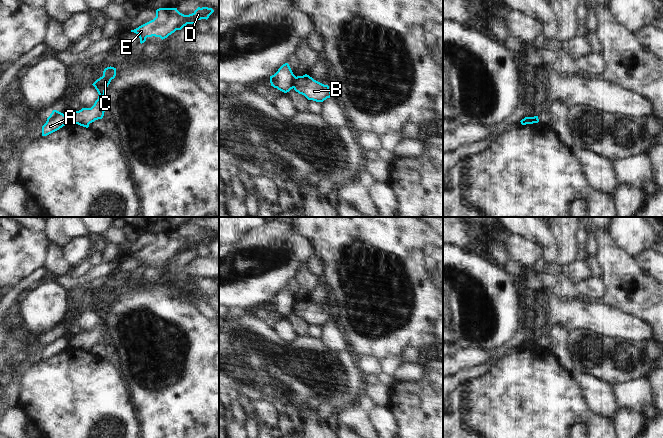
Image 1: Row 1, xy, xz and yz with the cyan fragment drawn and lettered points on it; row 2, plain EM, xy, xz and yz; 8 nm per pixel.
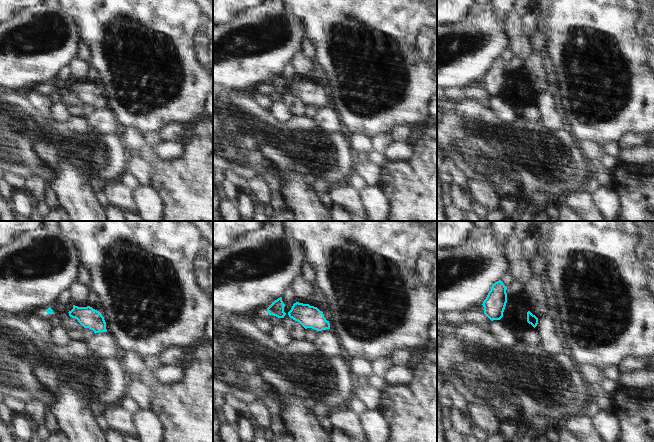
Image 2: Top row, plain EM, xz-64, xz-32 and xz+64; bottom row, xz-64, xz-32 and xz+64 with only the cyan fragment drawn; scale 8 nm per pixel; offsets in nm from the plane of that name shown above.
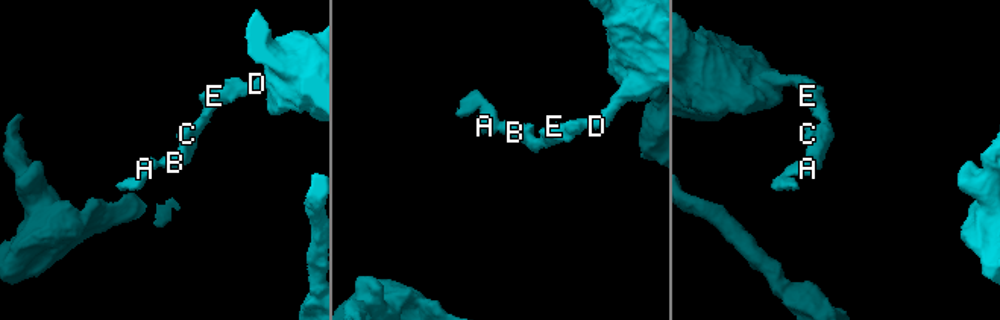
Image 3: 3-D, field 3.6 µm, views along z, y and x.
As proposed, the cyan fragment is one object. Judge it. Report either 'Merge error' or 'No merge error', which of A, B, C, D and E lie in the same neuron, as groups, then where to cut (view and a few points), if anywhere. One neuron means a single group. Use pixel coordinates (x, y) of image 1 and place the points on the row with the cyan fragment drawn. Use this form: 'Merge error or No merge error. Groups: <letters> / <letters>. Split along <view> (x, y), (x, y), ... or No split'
Merge error. Groups: A / B C D E. Split along xz (296, 77), (292, 87)

